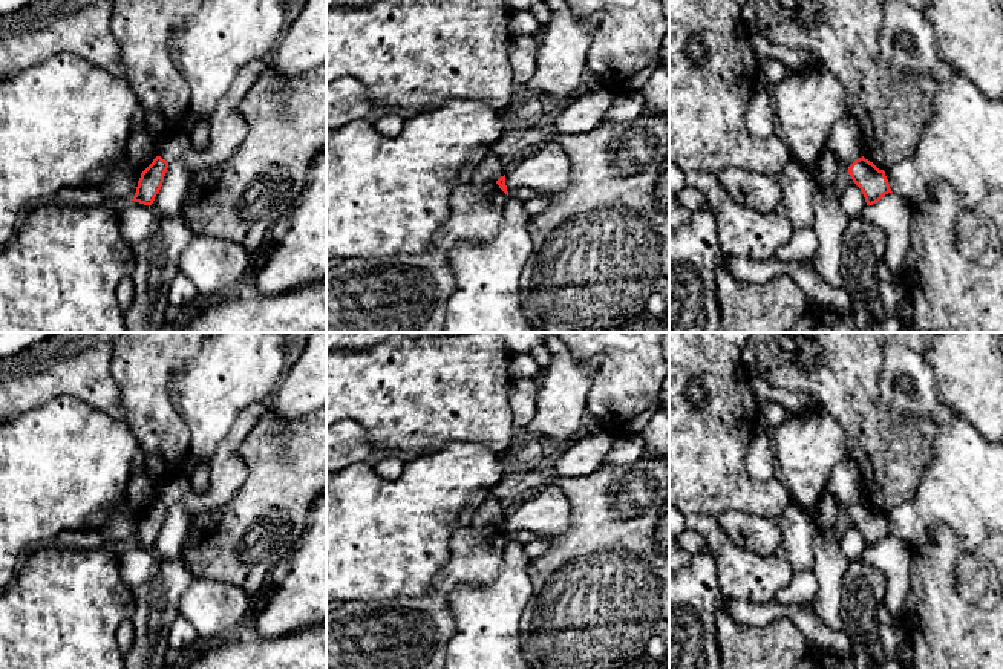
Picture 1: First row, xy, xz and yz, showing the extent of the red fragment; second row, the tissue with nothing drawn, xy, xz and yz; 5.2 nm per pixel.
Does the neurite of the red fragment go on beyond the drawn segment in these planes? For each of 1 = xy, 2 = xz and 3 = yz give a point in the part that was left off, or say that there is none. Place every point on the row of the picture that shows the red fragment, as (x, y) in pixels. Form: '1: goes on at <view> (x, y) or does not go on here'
1: does not go on here
2: does not go on here
3: does not go on here

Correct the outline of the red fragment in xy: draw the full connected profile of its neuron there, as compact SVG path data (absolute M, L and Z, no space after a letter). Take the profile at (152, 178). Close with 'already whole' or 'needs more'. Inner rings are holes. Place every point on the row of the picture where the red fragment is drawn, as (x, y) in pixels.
M156 156L153 162L141 173L136 193L132 201L152 205L162 187L167 168L168 162L161 156Z; already whole

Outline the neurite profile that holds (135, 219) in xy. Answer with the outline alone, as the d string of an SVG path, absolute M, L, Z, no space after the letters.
M172 162L164 176L162 187L152 205L127 201L118 211L119 230L123 239L135 248L142 242L155 219L155 211L164 217L182 214L184 199L191 182L191 175L182 162Z

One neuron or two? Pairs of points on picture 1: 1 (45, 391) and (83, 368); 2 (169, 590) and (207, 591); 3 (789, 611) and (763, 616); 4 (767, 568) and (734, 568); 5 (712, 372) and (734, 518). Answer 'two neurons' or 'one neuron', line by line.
1: one neuron
2: two neurons
3: one neuron
4: one neuron
5: two neurons

